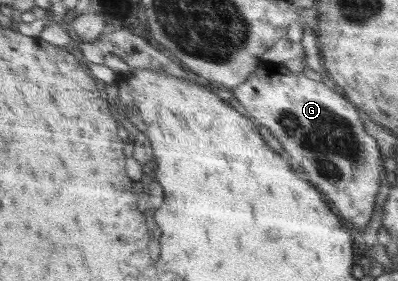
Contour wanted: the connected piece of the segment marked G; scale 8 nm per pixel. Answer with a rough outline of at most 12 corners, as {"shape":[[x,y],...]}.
{"shape":[[265,59],[234,103],[337,216],[369,224],[377,140],[339,91]]}

